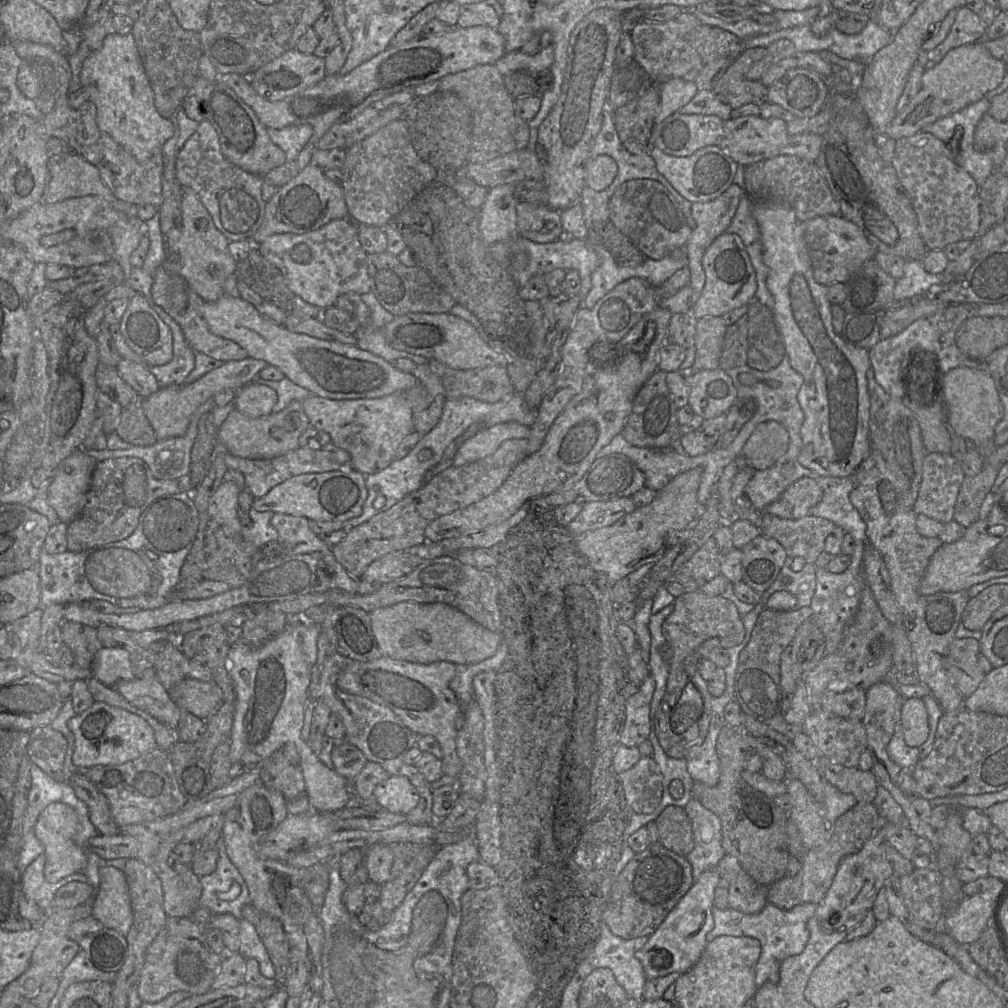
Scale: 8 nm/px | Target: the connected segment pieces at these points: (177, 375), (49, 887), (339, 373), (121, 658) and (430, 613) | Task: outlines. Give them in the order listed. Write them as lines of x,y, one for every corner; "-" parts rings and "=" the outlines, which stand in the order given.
151,298
148,299
151,307
166,323
172,334
173,357
164,365
150,366
151,373
155,376
159,388
171,385
181,385
194,368
194,351
186,342
181,328
175,320
161,307
156,305
=
43,852
27,866
22,873
22,893
27,898
34,900
46,916
50,916
55,911
53,900
56,892
73,881
89,883
89,877
84,871
79,871
58,882
51,883
44,875
45,864
46,855
=
224,294
215,302
204,302
200,314
209,330
219,337
231,340
246,351
248,357
262,360
278,368
284,377
305,388
310,395
328,399
371,399
401,394
417,385
413,375
404,375
385,359
329,340
290,332
263,317
249,302
=
102,647
94,657
92,674
103,684
115,687
120,680
136,678
129,652
120,647
=
406,603
367,609
359,618
379,654
395,660
430,664
447,661
453,664
474,664
493,656
500,644
500,634
493,633
467,619
455,609
442,603

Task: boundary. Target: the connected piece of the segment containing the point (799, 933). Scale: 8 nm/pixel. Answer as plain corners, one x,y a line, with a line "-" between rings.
760,898
755,909
748,911
711,904
702,924
702,934
732,934
758,939
761,953
755,967
755,985
760,986
766,981
779,981
779,962
804,938
807,923
814,916
815,910
813,902
804,900
766,901

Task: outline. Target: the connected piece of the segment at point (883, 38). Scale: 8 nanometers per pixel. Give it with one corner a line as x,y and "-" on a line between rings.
867,21
866,26
858,33
852,35
842,34
834,28
831,33
816,37
816,40
810,40
807,45
799,45
804,49
828,48
831,52
842,59
849,61
864,61
869,59
879,49
885,46
891,38
873,21

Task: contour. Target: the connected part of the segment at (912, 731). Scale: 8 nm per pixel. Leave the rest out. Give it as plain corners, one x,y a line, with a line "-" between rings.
906,698
900,709
900,728
905,743
919,746
929,735
928,715
922,699

